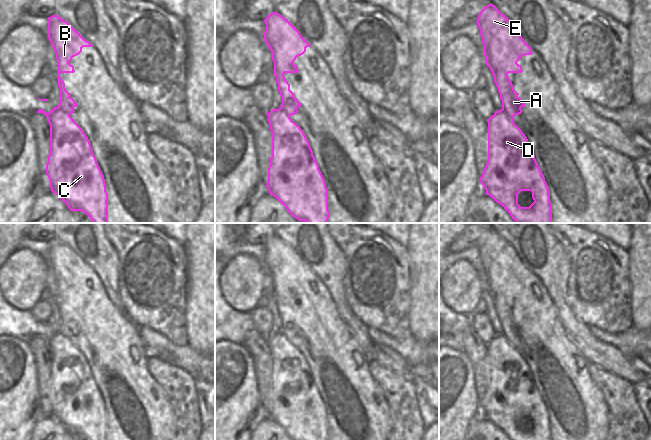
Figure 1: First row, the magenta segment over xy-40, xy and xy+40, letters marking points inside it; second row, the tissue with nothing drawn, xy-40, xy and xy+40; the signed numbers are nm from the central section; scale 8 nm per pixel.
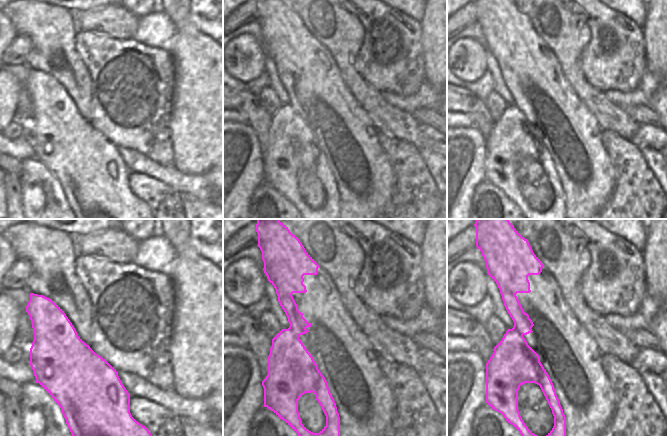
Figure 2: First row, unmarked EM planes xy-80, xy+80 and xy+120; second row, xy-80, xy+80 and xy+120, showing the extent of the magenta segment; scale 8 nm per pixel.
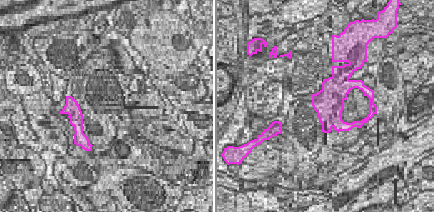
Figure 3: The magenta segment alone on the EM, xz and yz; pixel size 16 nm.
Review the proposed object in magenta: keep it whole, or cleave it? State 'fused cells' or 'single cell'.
single cell

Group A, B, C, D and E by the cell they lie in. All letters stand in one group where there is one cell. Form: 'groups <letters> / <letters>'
groups A B C D E

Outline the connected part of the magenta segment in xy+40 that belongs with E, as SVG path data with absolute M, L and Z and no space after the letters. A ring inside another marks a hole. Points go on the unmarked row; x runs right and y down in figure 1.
M489 228L482 233L476 246L484 268L486 288L490 292L494 306L502 324L502 333L488 343L488 386L480 401L480 406L494 425L499 427L510 440L552 440L549 411L535 383L532 369L522 354L514 347L514 340L521 338L526 328L514 314L509 297L522 297L517 286L525 279L532 279L532 273L522 262L514 247L498 232ZM531 415L534 426L529 431L518 428L518 418Z

